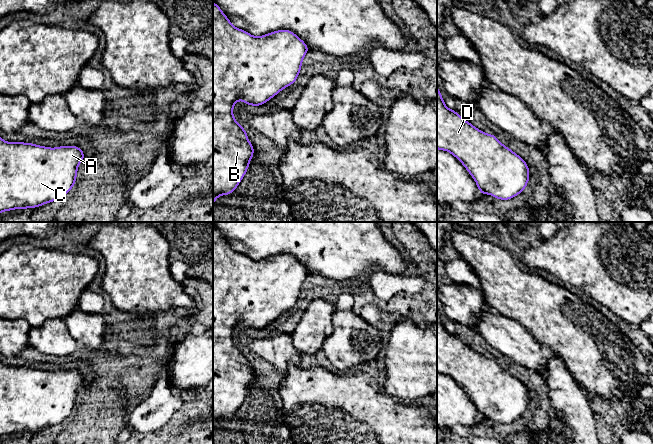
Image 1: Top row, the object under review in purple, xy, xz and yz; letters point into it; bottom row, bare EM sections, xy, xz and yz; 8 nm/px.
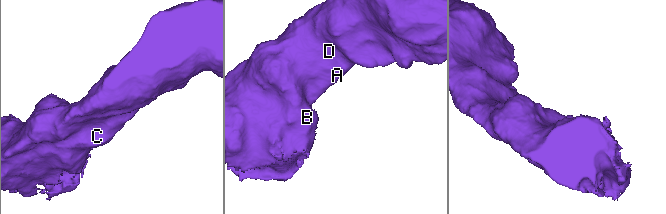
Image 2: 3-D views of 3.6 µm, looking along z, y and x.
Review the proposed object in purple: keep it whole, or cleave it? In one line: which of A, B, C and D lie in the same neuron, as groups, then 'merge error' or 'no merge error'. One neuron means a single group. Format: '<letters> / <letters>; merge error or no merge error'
A B C D; no merge error

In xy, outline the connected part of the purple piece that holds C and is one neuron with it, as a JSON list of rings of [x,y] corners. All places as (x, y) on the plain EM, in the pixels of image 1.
[[[0,361],[0,437],[36,432],[64,421],[76,407],[77,393],[83,383],[84,375],[77,369],[49,372],[6,366]]]

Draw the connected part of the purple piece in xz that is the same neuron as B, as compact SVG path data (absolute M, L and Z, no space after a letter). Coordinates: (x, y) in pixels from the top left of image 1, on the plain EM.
M213 225L213 428L220 419L231 419L236 414L239 407L246 398L249 387L254 379L254 370L247 361L245 352L238 348L233 341L233 330L238 324L243 324L246 329L262 330L268 324L272 323L284 312L294 308L302 292L302 284L310 272L295 257L290 254L282 253L267 257L263 260L255 261L243 253L234 251L228 241L222 236L221 232Z

